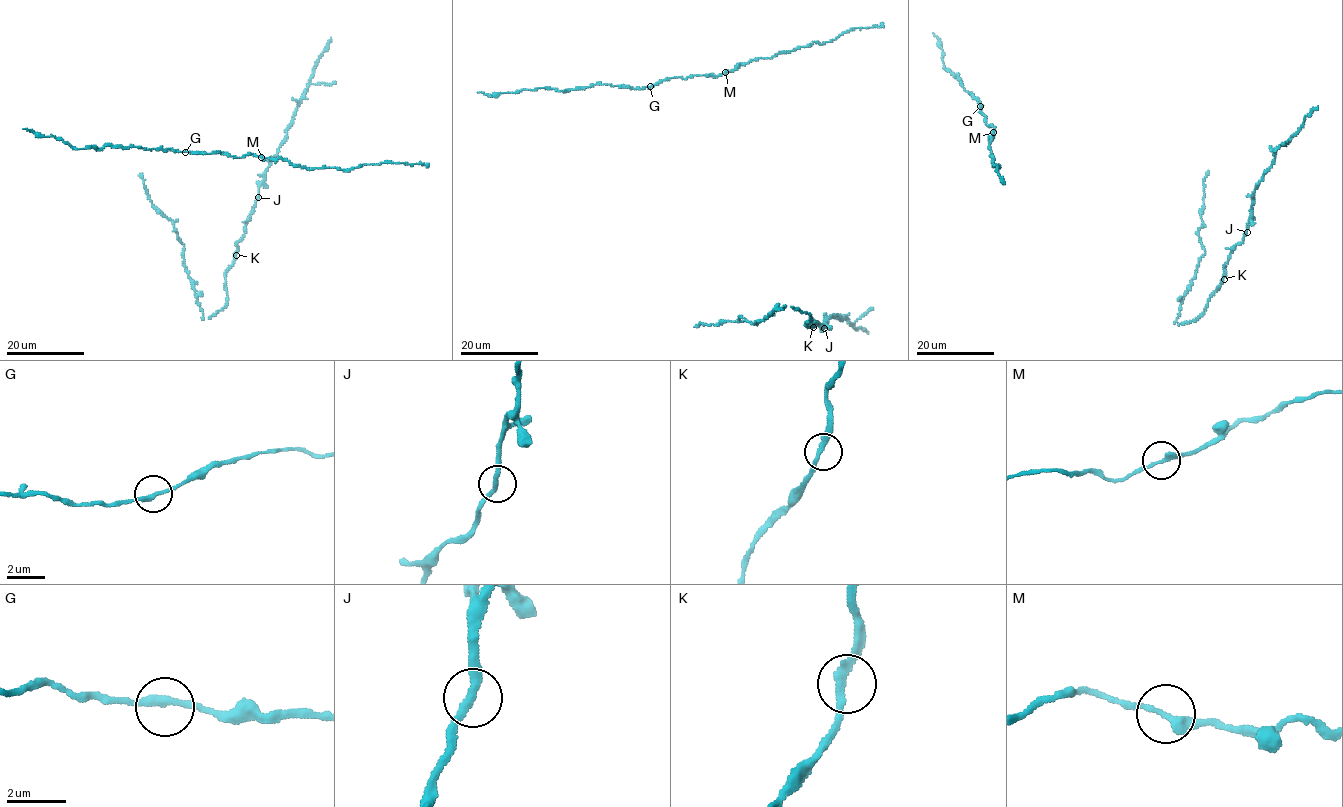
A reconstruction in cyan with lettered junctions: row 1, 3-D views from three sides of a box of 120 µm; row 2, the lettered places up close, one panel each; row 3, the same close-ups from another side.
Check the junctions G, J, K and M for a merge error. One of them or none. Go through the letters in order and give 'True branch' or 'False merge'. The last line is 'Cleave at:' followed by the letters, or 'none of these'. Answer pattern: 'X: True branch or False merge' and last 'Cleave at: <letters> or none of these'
G: True branch
J: True branch
K: True branch
M: False merge
Cleave at: M

